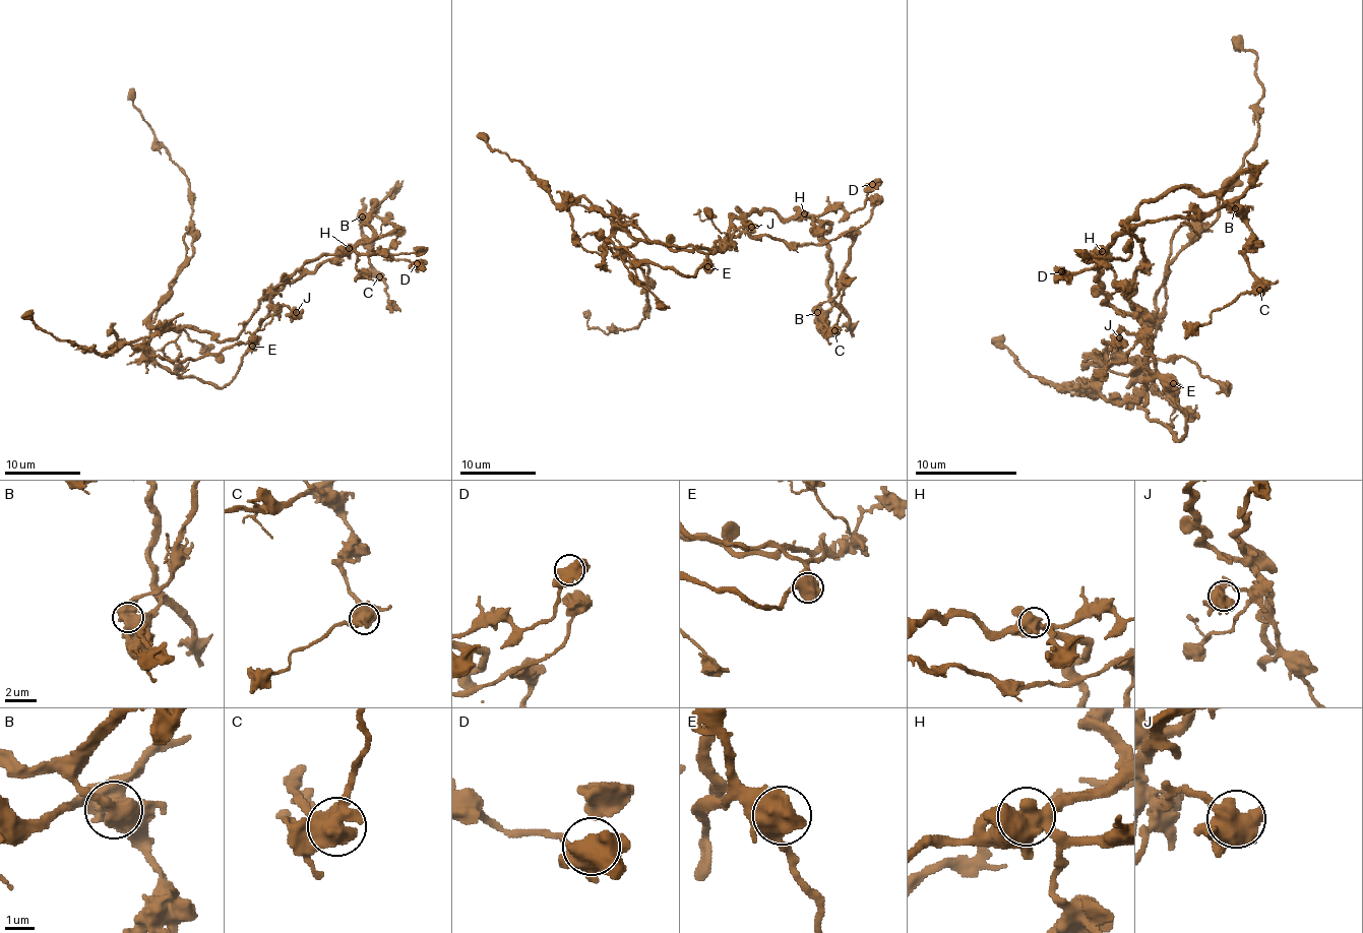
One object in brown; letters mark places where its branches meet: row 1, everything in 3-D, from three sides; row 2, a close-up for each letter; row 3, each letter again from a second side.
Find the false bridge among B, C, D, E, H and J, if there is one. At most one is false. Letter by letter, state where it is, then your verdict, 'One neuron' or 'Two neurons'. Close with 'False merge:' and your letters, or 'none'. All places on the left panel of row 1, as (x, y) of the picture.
B: Place: (362, 216). Two neurons
C: Place: (379, 276). One neuron
D: Place: (417, 263). One neuron
E: Place: (252, 346). One neuron
H: Place: (349, 248). One neuron
J: Place: (296, 312). One neuron
False merge: B

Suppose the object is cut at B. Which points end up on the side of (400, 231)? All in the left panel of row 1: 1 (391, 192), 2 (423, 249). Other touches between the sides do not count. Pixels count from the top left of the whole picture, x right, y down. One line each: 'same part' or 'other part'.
1: other part
2: same part

